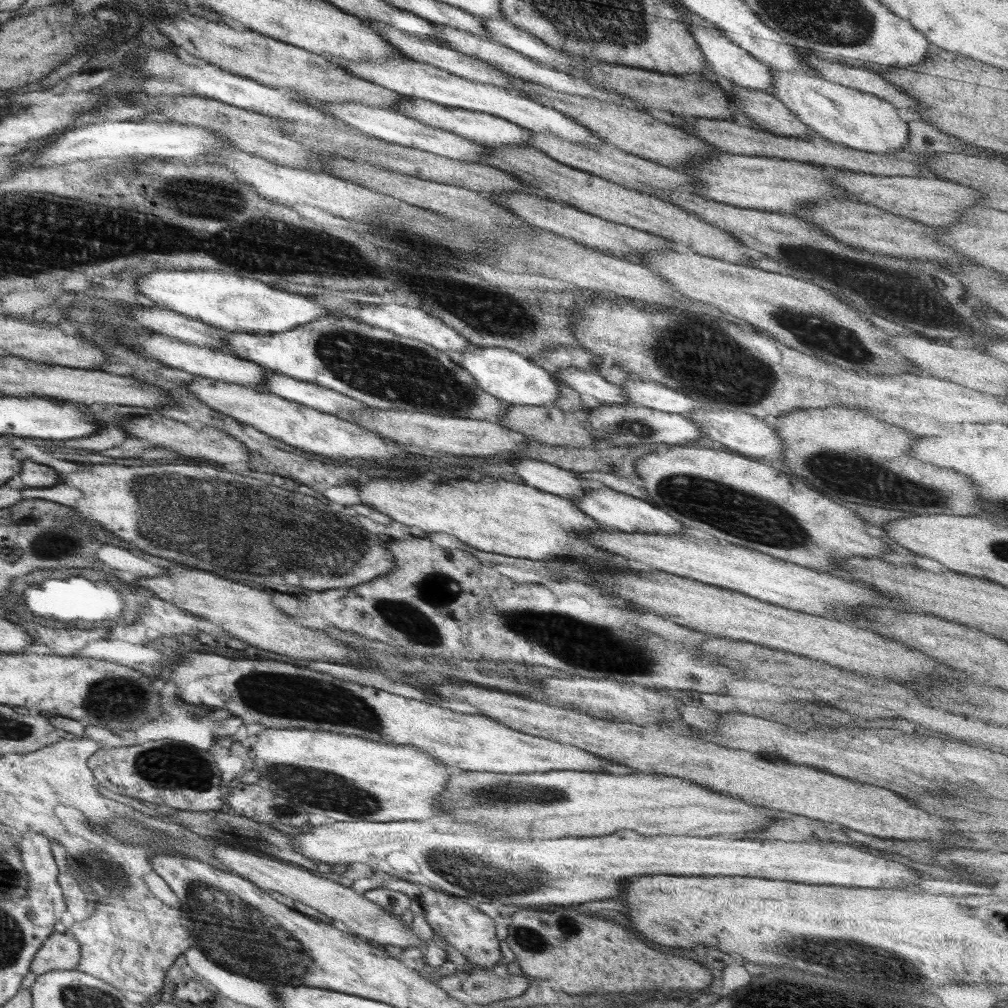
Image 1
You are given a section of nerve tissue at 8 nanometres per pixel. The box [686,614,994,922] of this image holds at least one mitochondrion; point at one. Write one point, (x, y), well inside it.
(940, 794)

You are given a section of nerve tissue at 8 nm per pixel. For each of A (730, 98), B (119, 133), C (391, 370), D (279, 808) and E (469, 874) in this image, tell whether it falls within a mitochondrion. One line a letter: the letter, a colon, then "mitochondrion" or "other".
A: other
B: other
C: mitochondrion
D: mitochondrion
E: mitochondrion

